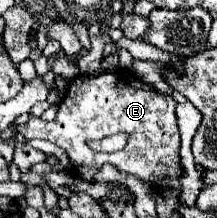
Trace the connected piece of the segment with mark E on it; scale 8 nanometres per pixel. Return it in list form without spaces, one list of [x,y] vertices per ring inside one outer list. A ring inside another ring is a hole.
[[[105,72],[97,76],[79,74],[71,80],[61,104],[57,118],[45,122],[41,118],[29,118],[27,124],[19,126],[19,134],[25,138],[43,138],[63,148],[83,180],[91,180],[103,164],[113,164],[121,172],[135,174],[137,178],[155,184],[161,176],[179,178],[183,168],[179,164],[179,128],[175,118],[177,102],[161,96],[155,88],[147,86],[131,72]],[[117,132],[127,132],[129,140],[123,150],[117,152],[95,152],[89,142],[103,140]]]

